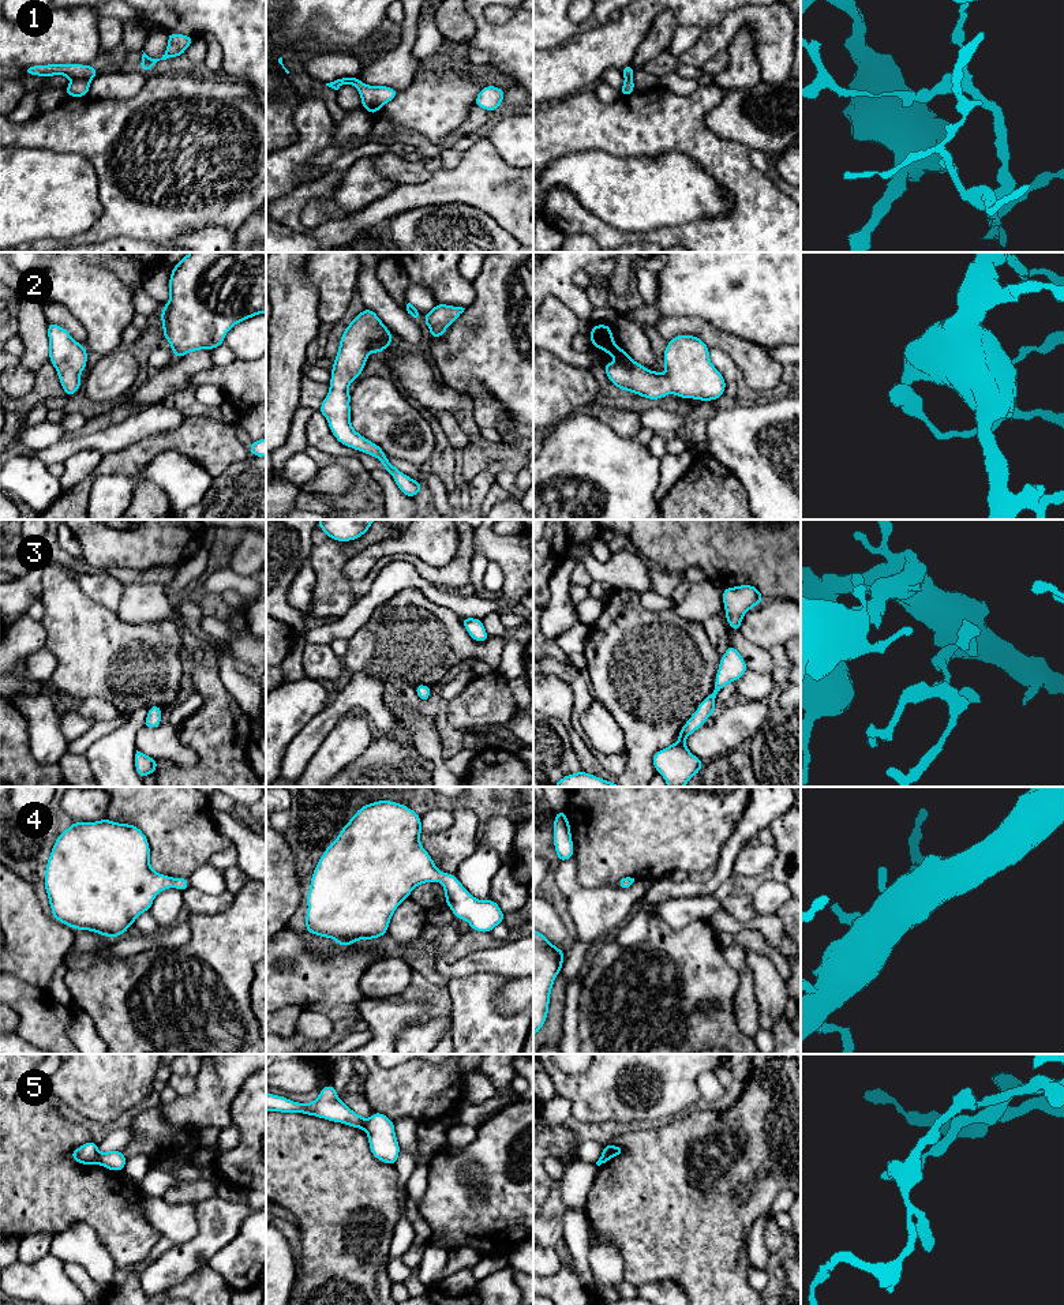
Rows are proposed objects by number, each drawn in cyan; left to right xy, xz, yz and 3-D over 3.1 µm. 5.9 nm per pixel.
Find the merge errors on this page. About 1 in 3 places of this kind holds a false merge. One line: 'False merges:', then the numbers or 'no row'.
False merges: 1, 5

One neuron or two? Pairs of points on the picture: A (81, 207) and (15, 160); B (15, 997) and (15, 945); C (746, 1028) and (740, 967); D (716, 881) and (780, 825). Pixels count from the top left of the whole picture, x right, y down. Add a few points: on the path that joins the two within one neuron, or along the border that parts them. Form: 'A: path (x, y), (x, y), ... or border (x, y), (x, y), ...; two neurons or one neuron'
A: path (64, 202), (51, 195), (32, 176); one neuron
B: border (14, 974), (29, 983), (45, 987); two neurons
C: path (746, 1013), (745, 982); one neuron
D: border (786, 810), (767, 827); two neurons

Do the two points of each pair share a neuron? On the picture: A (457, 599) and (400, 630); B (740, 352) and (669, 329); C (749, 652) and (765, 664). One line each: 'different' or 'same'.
A: different
B: same
C: same

